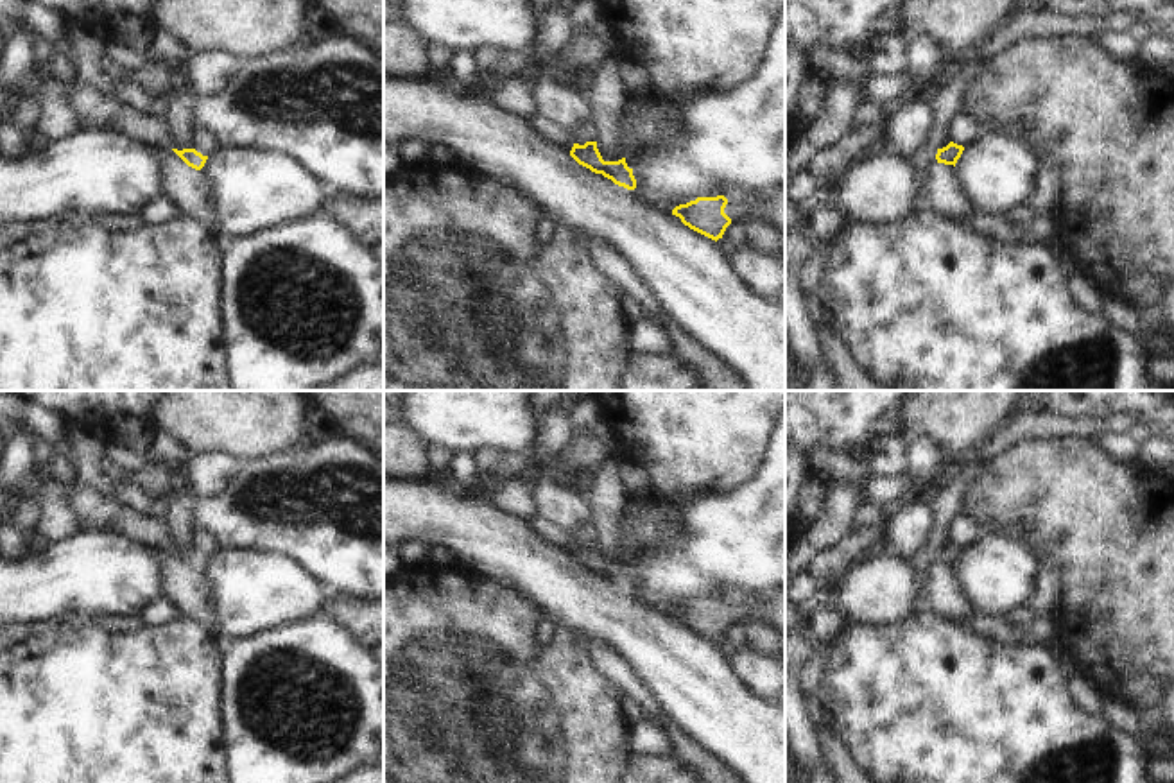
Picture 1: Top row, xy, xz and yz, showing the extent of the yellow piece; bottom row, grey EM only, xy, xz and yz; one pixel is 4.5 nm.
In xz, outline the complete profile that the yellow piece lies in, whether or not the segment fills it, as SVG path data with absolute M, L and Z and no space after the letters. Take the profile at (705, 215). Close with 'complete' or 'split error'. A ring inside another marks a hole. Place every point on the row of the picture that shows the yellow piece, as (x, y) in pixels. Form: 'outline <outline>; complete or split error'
outline M785 192L780 195L756 194L744 204L731 204L724 195L697 197L672 210L690 229L712 238L722 238L735 220L758 220L785 231Z; split error

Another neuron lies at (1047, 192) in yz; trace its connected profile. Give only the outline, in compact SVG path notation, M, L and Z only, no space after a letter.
M1047 154L1036 174L1036 186L1027 202L1034 204L1040 213L1054 210L1063 197L1063 167L1054 154Z

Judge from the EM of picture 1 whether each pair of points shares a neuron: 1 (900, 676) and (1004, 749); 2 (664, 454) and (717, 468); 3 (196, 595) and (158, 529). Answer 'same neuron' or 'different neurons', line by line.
1: same neuron
2: same neuron
3: different neurons

